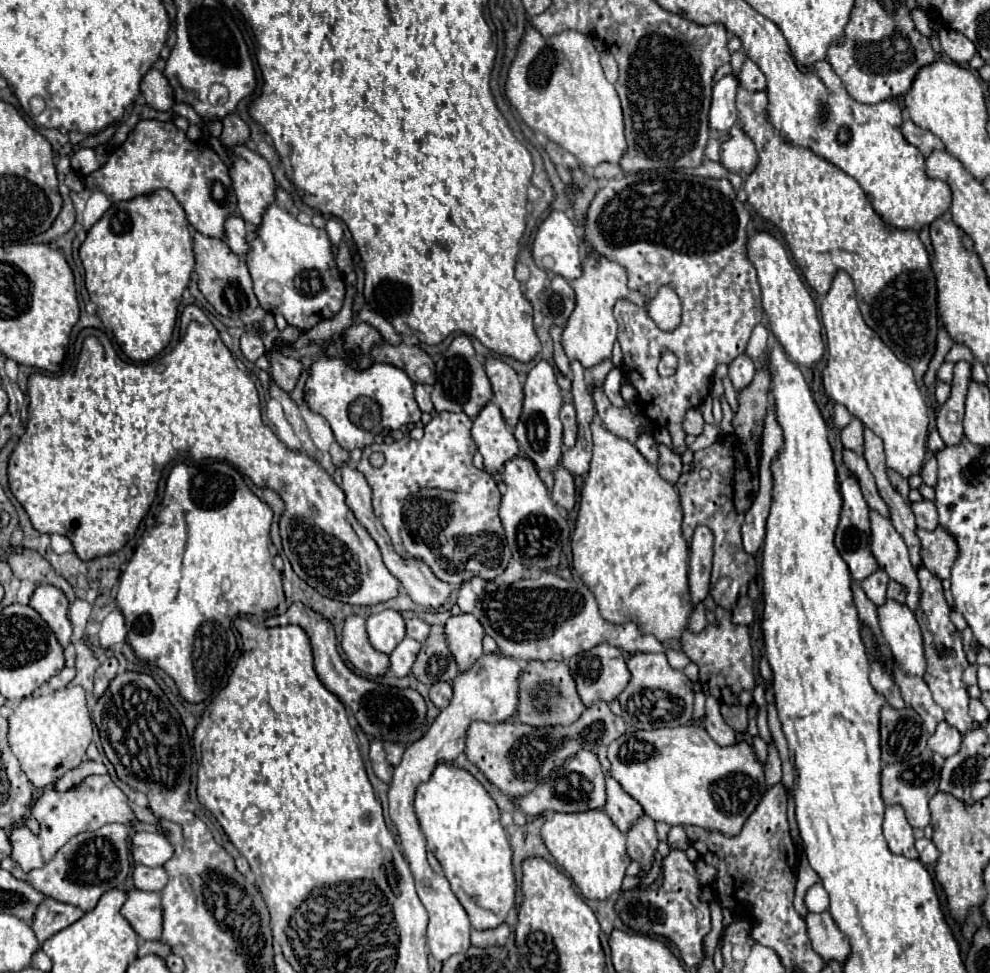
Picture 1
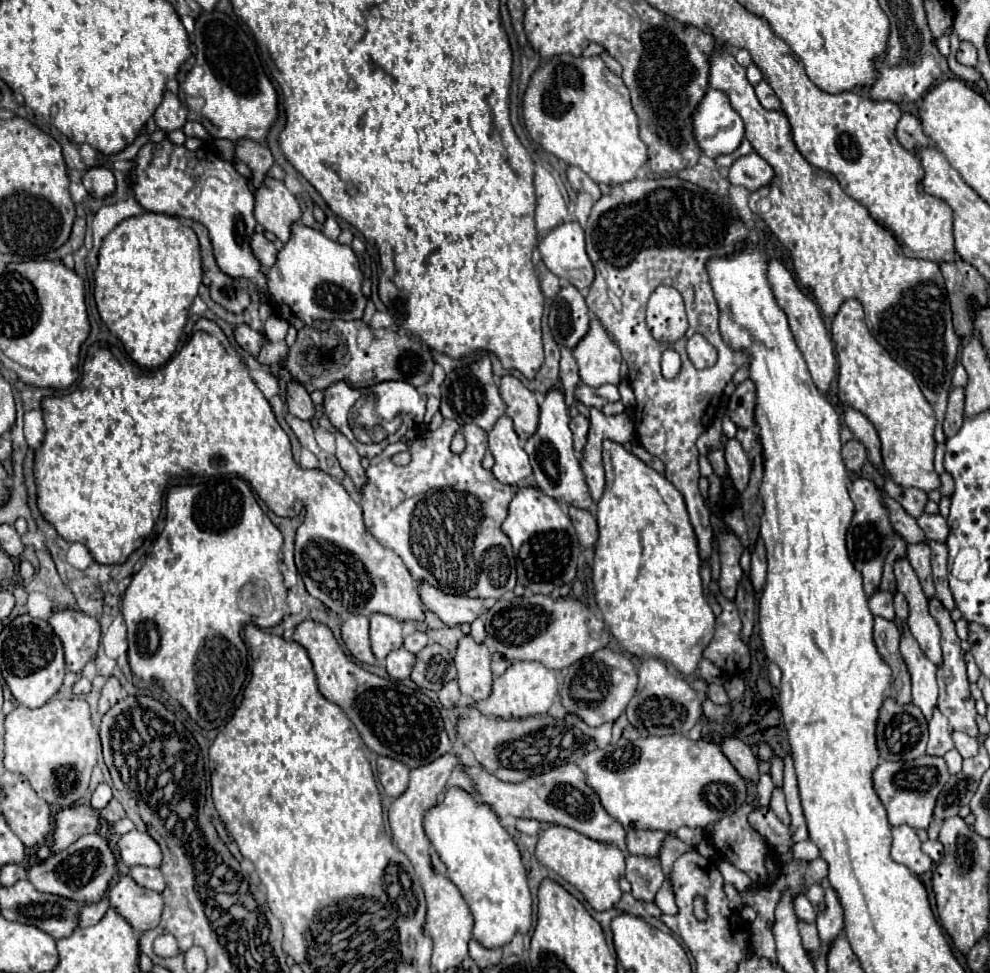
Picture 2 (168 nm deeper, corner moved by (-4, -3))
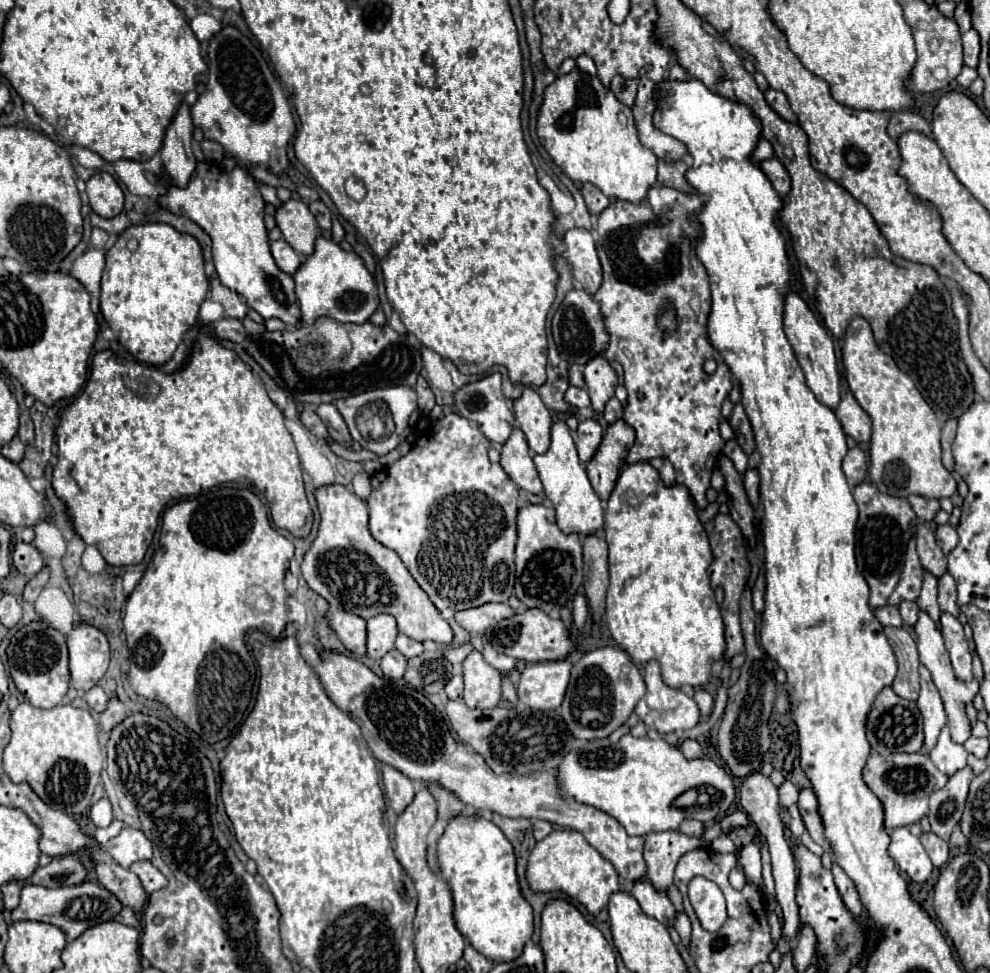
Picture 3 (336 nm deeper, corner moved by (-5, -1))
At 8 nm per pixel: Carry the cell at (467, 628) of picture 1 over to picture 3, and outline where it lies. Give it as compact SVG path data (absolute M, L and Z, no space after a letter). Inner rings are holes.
M478 650L464 660L464 702L468 708L496 708L502 698L502 674Z

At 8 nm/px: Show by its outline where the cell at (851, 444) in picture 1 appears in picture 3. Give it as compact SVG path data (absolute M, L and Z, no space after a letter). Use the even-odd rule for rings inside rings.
M856 446L852 450L848 450L848 454L844 456L844 462L842 462L842 470L848 478L848 484L850 488L858 486L866 474L868 474L868 466L866 466L866 454Z

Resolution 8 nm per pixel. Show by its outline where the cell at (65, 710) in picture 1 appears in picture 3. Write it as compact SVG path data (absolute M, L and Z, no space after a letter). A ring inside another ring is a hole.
M22 702L10 718L12 740L4 748L4 770L14 784L28 782L30 788L54 810L70 816L82 814L90 806L90 798L102 774L102 750L98 744L98 728L88 710L60 704L44 710Z

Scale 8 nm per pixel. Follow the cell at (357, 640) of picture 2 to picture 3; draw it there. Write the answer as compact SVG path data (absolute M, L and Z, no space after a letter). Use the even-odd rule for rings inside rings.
M344 610L328 612L326 614L330 630L340 638L340 642L356 656L366 654L366 620L360 616L354 616Z

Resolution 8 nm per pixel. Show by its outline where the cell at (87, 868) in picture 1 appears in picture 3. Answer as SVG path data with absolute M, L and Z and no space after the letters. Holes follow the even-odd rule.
M60 856L58 860L52 860L48 866L40 866L34 876L30 878L32 884L44 886L44 888L58 888L58 886L74 886L84 882L86 868L80 862L78 856Z

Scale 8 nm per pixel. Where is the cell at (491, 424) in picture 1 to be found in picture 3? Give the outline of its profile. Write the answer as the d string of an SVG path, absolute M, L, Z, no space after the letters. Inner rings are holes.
M516 428L512 432L510 440L502 446L500 454L502 454L502 460L500 460L502 468L520 488L524 488L532 494L542 494L542 482L534 468L524 432L520 428Z

